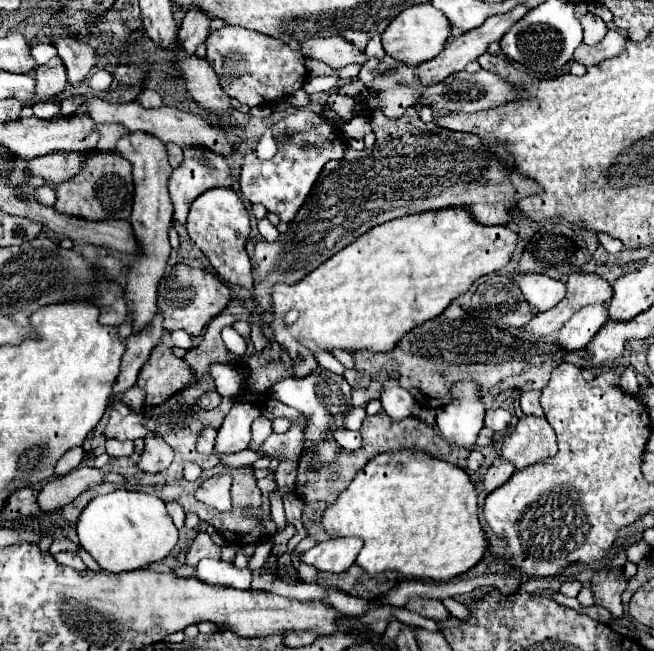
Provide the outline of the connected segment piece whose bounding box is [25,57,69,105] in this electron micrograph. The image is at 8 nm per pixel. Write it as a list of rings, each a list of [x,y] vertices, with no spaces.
[[[53,57],[45,65],[37,67],[35,81],[35,97],[31,101],[25,101],[25,105],[37,105],[41,101],[49,101],[51,97],[59,97],[69,85],[63,61],[59,57]]]

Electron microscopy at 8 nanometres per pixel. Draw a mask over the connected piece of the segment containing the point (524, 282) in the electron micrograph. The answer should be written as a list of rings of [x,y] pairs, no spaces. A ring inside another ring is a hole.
[[[541,273],[523,275],[519,279],[519,287],[525,295],[525,301],[539,311],[547,311],[555,307],[565,297],[567,291],[563,279],[551,279]]]

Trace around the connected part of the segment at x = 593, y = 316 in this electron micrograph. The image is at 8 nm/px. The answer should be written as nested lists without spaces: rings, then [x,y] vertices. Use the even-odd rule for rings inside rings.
[[[587,305],[565,323],[555,341],[565,351],[583,349],[583,345],[587,345],[607,321],[607,305]]]

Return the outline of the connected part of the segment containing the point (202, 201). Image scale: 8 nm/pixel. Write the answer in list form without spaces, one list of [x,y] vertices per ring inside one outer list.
[[[215,187],[199,195],[189,209],[187,233],[191,241],[205,253],[205,257],[211,261],[213,269],[223,281],[239,285],[249,293],[253,293],[251,261],[245,251],[245,245],[249,239],[249,213],[233,189]]]

